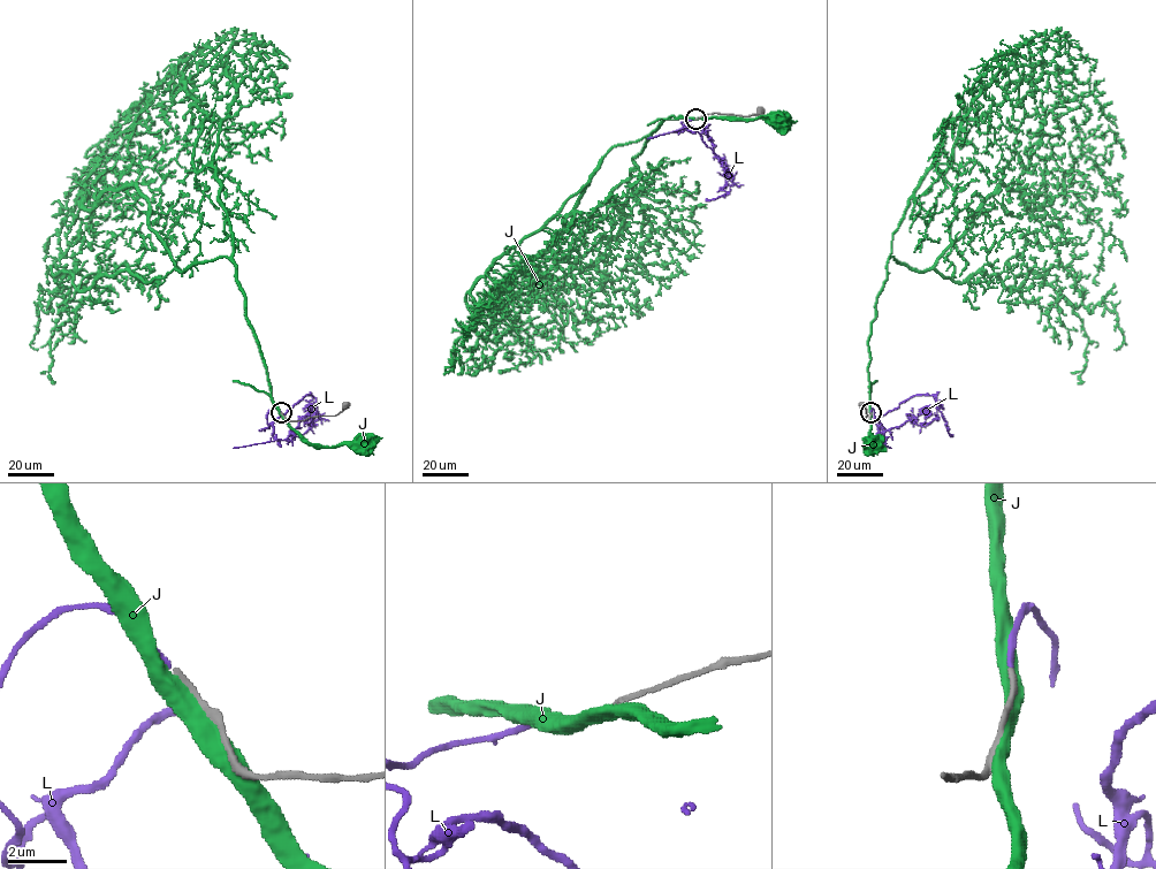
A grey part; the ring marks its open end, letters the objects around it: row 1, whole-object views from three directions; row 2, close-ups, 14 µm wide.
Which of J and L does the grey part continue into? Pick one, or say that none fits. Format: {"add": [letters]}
{"add": ["L"]}

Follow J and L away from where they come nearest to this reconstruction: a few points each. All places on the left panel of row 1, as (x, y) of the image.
J: (283, 416), (309, 443), (359, 447)
L: (280, 412), (274, 408), (267, 412), (267, 427), (303, 397), (316, 398), (311, 427), (299, 436), (290, 434)

